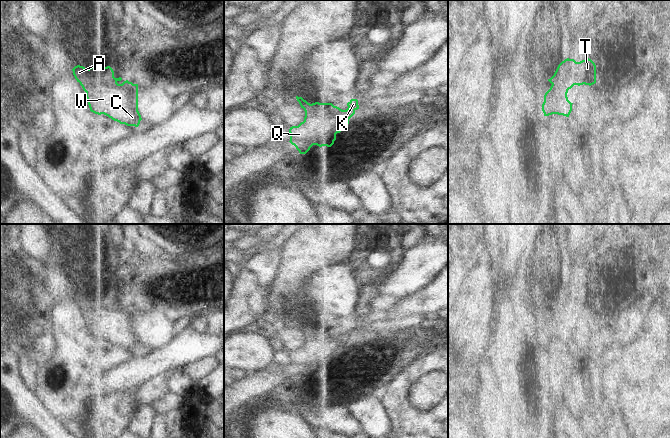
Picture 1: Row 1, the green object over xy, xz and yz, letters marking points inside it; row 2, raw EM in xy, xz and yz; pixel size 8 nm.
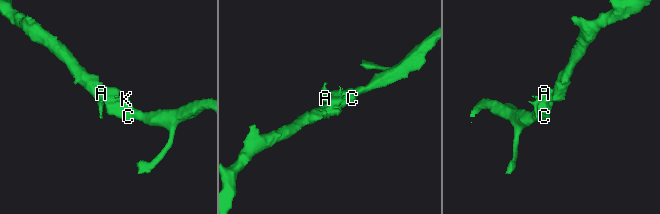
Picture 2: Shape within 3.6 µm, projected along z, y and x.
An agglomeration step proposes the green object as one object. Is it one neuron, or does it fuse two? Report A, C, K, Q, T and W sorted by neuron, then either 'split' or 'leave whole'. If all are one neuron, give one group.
A C K Q T W; leave whole

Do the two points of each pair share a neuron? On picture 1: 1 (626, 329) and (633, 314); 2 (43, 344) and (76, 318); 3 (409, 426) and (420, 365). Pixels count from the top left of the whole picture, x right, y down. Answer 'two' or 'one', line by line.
1: one
2: two
3: one

